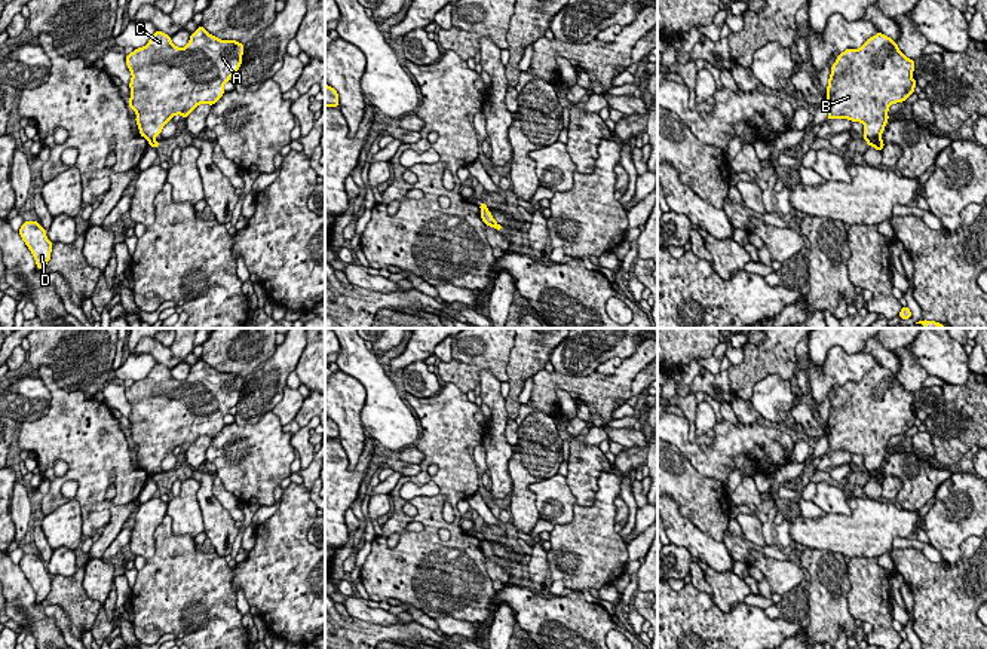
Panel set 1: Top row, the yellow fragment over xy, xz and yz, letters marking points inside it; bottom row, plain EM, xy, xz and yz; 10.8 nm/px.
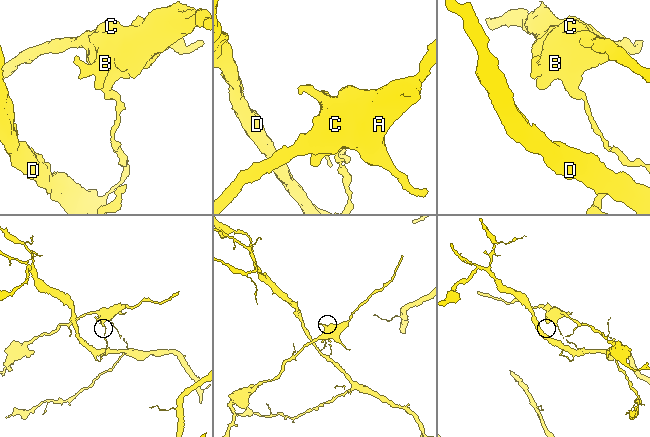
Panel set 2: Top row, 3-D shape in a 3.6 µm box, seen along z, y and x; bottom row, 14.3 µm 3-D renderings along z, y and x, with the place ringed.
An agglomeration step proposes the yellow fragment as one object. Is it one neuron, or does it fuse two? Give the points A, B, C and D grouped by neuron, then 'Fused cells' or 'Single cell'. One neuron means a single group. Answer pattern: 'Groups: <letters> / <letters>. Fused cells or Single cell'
Groups: A B C / D. Fused cells

